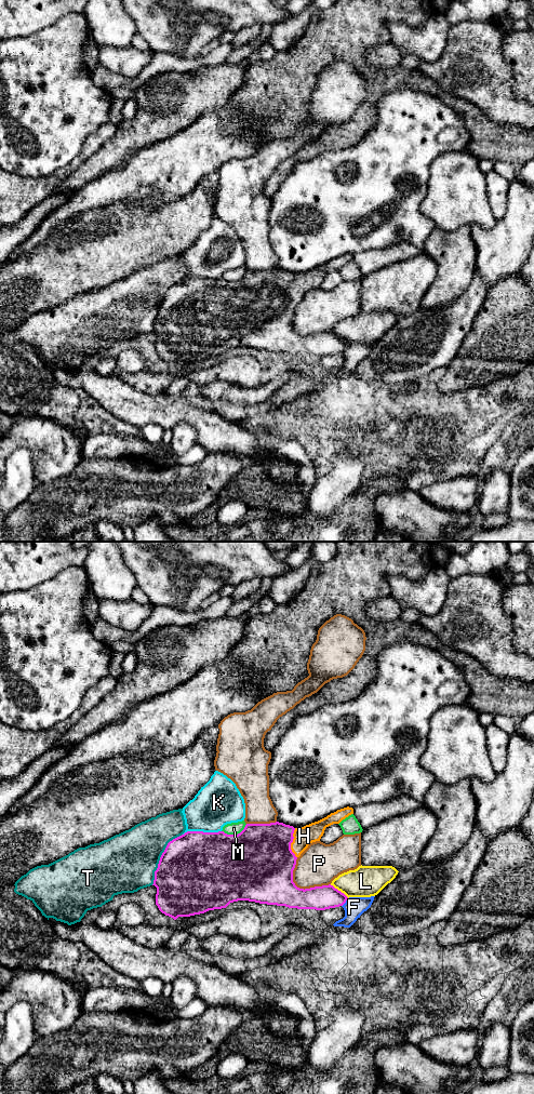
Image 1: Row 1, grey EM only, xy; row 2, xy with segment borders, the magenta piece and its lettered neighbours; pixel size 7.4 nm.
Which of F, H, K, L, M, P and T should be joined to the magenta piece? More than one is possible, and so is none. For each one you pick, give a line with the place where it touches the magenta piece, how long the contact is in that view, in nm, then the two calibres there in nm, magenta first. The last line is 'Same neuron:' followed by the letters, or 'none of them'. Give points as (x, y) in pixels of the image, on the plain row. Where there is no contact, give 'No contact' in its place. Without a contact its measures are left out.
H: Touches magenta at xy (291, 289). Shared border 220 nm. Thickness 460 nm (magenta) against 140 nm
Same neuron: H

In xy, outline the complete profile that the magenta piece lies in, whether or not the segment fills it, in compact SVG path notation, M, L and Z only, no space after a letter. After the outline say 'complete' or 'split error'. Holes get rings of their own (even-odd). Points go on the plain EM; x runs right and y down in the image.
M347 253L318 268L298 275L279 268L246 270L238 281L227 281L224 278L187 278L170 288L160 304L152 331L157 334L156 351L162 360L174 366L178 363L190 363L209 357L226 355L230 349L238 347L316 357L343 352L348 344L331 331L305 336L297 334L293 329L293 317L296 306L310 290L320 288L326 274L339 270L351 261L353 261L353 255Z; split error

